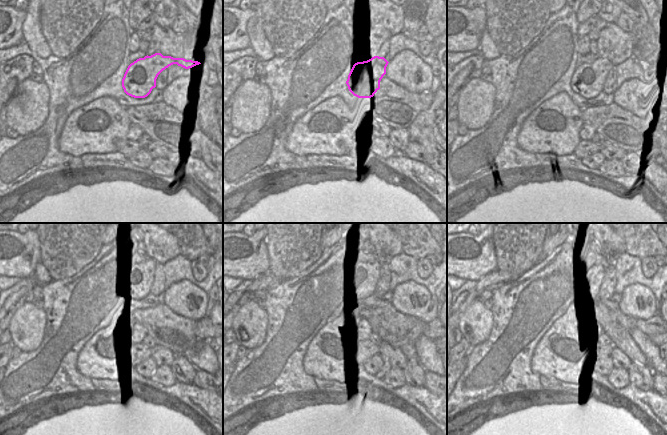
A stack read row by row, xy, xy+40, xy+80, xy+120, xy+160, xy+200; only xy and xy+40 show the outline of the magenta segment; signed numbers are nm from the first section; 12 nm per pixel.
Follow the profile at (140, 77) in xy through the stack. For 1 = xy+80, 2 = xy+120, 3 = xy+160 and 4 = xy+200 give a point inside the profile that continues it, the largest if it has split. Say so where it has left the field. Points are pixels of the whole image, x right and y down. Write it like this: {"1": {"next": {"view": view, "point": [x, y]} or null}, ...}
{"1": {"next": {"view": "xy+80", "point": [588, 80]}}, "2": {"next": {"view": "xy+120", "point": [148, 268]}}, "3": {"next": {"view": "xy+160", "point": [369, 283]}}, "4": {"next": {"view": "xy+200", "point": [597, 272]}}}

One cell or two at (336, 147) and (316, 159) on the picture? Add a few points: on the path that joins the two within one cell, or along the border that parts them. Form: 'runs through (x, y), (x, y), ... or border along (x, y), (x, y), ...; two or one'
border along (347, 153), (342, 155), (308, 154), (306, 156); two

